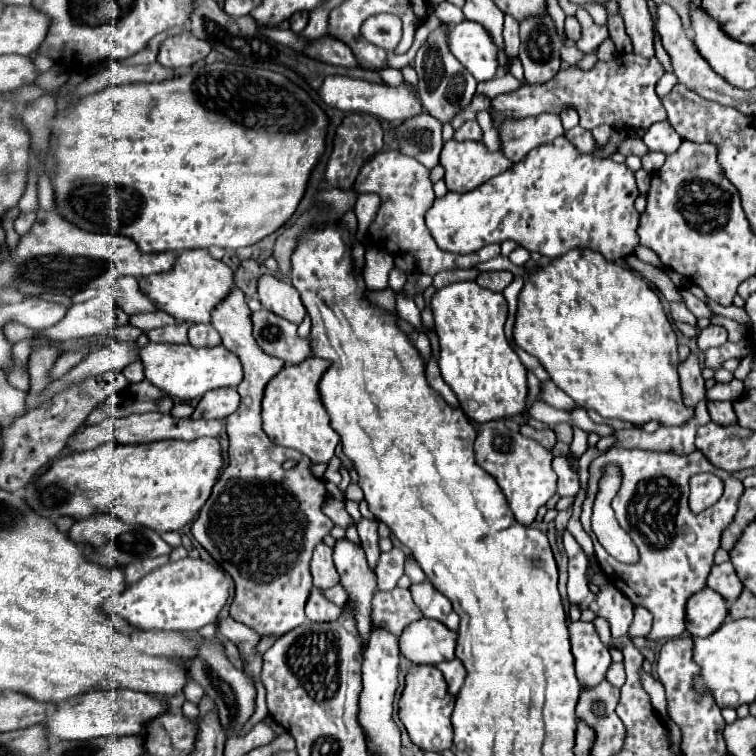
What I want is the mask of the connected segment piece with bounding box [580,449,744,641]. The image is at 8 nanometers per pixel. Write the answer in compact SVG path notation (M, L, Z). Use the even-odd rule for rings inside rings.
M608 449L604 455L592 461L588 493L582 505L580 523L584 531L592 537L598 565L608 577L608 581L622 589L622 593L634 605L642 605L654 615L652 631L646 639L676 639L684 633L686 601L690 595L706 587L706 577L710 573L710 567L714 565L714 553L720 547L720 533L732 523L736 503L742 491L742 481L714 467L700 451L694 451L686 457L678 457L674 453L650 453L640 449ZM608 463L618 465L622 473L622 485L612 501L612 509L620 527L630 535L630 539L640 551L640 559L634 565L624 565L612 559L606 553L606 549L598 543L590 527L592 505L598 493L598 481L602 479L604 467ZM704 471L716 473L724 481L724 495L716 505L694 515L688 507L688 479Z

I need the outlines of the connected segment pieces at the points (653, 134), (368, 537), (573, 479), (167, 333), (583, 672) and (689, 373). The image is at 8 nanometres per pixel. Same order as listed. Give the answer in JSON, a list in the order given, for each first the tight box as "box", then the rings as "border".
[{"box":[642,121,682,155],"border":[[[668,121],[654,123],[646,131],[642,141],[648,145],[650,151],[660,151],[660,153],[666,153],[666,155],[676,153],[678,147],[682,145],[682,137],[676,133],[676,129]]]},{"box":[356,517,380,569],"border":[[[362,517],[356,523],[356,529],[358,529],[358,535],[362,539],[362,547],[364,547],[366,555],[368,555],[370,569],[374,569],[376,561],[378,561],[378,555],[380,555],[380,549],[378,549],[378,519]]]},{"box":[552,457,580,497],"border":[[[554,457],[552,461],[552,467],[558,475],[558,495],[560,497],[568,497],[568,495],[576,495],[580,491],[580,485],[578,485],[578,475],[570,469],[568,465],[568,459],[566,457]]]},{"box":[146,323,190,343],"border":[[[178,323],[178,325],[168,325],[162,329],[152,329],[146,331],[146,335],[150,337],[150,341],[162,341],[162,343],[186,343],[186,331],[188,331],[190,323]]]},{"box":[568,623,612,689],"border":[[[570,623],[568,631],[578,681],[582,689],[592,689],[606,677],[606,671],[612,665],[612,657],[606,645],[600,641],[592,623]]]},{"box":[678,353,706,407],"border":[[[690,353],[688,359],[680,363],[678,373],[680,373],[680,387],[684,393],[684,401],[686,401],[686,405],[694,407],[704,397],[704,391],[706,391],[700,359],[694,353]]]}]

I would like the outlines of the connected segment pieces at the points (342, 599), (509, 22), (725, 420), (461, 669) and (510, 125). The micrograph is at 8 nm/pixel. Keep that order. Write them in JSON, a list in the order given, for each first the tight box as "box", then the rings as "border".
[{"box":[324,585,346,607],"border":[[[336,585],[332,589],[324,589],[324,593],[326,593],[326,599],[334,601],[338,607],[342,607],[346,603],[346,591],[340,585]]]},{"box":[504,15,520,57],"border":[[[506,15],[506,21],[504,21],[504,43],[506,43],[508,57],[514,57],[518,53],[520,39],[518,39],[518,21],[514,21],[514,17],[510,15]]]},{"box":[708,401,738,425],"border":[[[710,401],[708,411],[710,411],[712,421],[718,425],[736,425],[738,423],[730,401]]]},{"box":[438,659,466,697],"border":[[[452,659],[452,661],[444,661],[438,665],[438,669],[442,671],[446,683],[448,683],[448,693],[452,697],[456,697],[456,693],[460,691],[464,679],[466,679],[466,667],[462,665],[460,659]]]},{"box":[498,113,564,163],"border":[[[540,113],[524,121],[506,121],[498,133],[502,137],[504,155],[516,163],[530,149],[552,143],[556,137],[564,135],[564,127],[558,113]]]}]

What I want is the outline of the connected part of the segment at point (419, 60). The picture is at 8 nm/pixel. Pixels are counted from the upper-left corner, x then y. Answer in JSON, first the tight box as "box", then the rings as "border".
{"box":[414,23,478,123],"border":[[[446,23],[442,27],[438,27],[428,37],[428,41],[418,49],[414,69],[418,73],[418,95],[420,95],[424,109],[432,117],[436,117],[440,123],[450,123],[466,105],[470,105],[478,83],[466,69],[462,69],[462,65],[456,61],[456,57],[450,55],[446,37],[444,37],[444,29],[446,29]]]}

